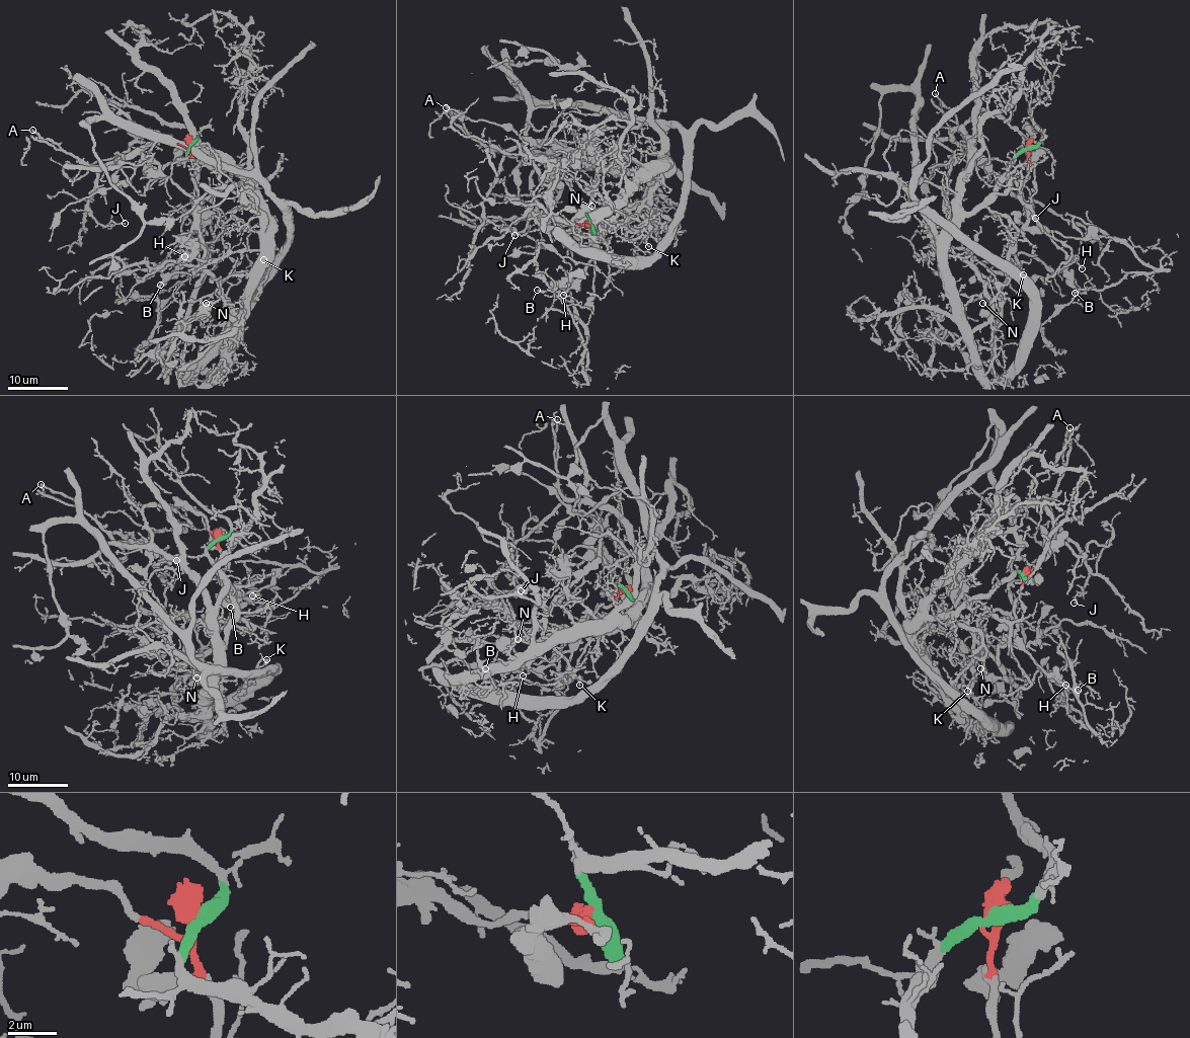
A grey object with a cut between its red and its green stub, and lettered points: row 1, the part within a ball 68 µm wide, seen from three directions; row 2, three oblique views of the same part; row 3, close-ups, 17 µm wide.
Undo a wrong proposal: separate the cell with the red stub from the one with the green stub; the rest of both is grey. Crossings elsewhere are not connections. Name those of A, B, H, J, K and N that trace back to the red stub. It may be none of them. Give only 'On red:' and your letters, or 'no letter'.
On red: B, H, N

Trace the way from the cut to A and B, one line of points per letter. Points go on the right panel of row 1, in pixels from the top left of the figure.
A: (1028, 147), (977, 208), (961, 209), (971, 149), (934, 94)
B: (1028, 147), (1029, 179), (1021, 193), (1027, 224), (1047, 232), (1066, 253), (1068, 282), (1075, 293)

